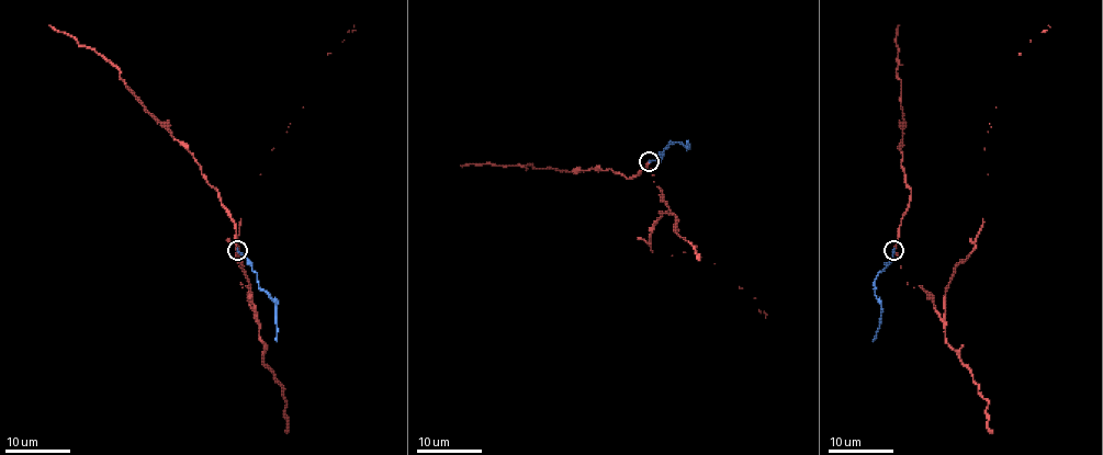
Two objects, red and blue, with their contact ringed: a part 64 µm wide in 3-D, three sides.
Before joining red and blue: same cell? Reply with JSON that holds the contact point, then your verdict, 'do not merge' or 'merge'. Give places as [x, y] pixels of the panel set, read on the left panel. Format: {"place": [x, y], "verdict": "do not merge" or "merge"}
{"place": [237, 250], "verdict": "do not merge"}

